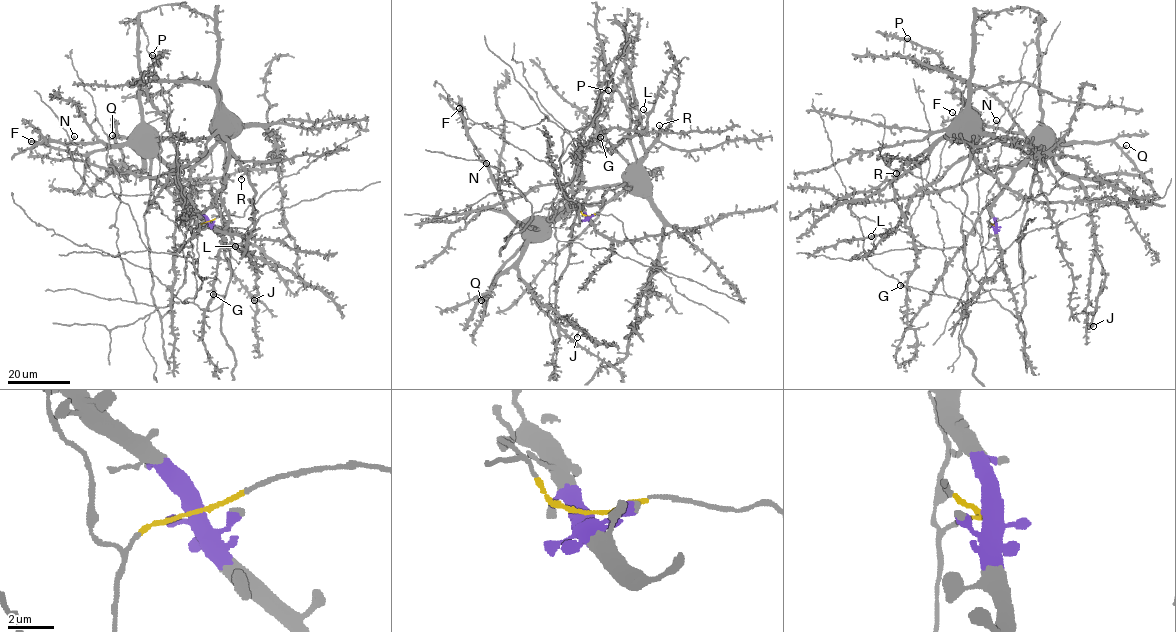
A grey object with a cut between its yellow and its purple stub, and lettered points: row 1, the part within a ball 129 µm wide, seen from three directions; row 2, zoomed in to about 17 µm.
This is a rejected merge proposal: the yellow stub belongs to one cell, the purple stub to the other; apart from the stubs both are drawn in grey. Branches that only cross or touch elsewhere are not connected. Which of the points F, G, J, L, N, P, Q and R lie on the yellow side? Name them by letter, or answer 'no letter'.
G, R

